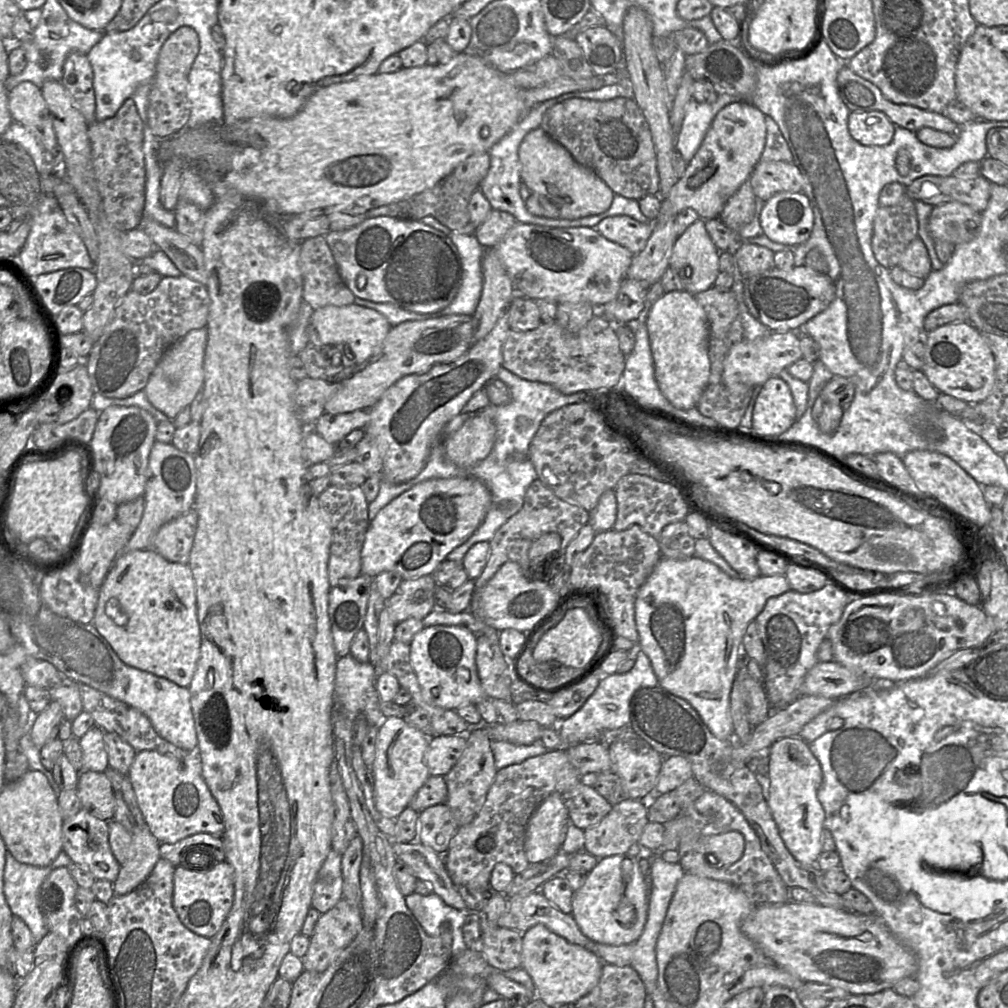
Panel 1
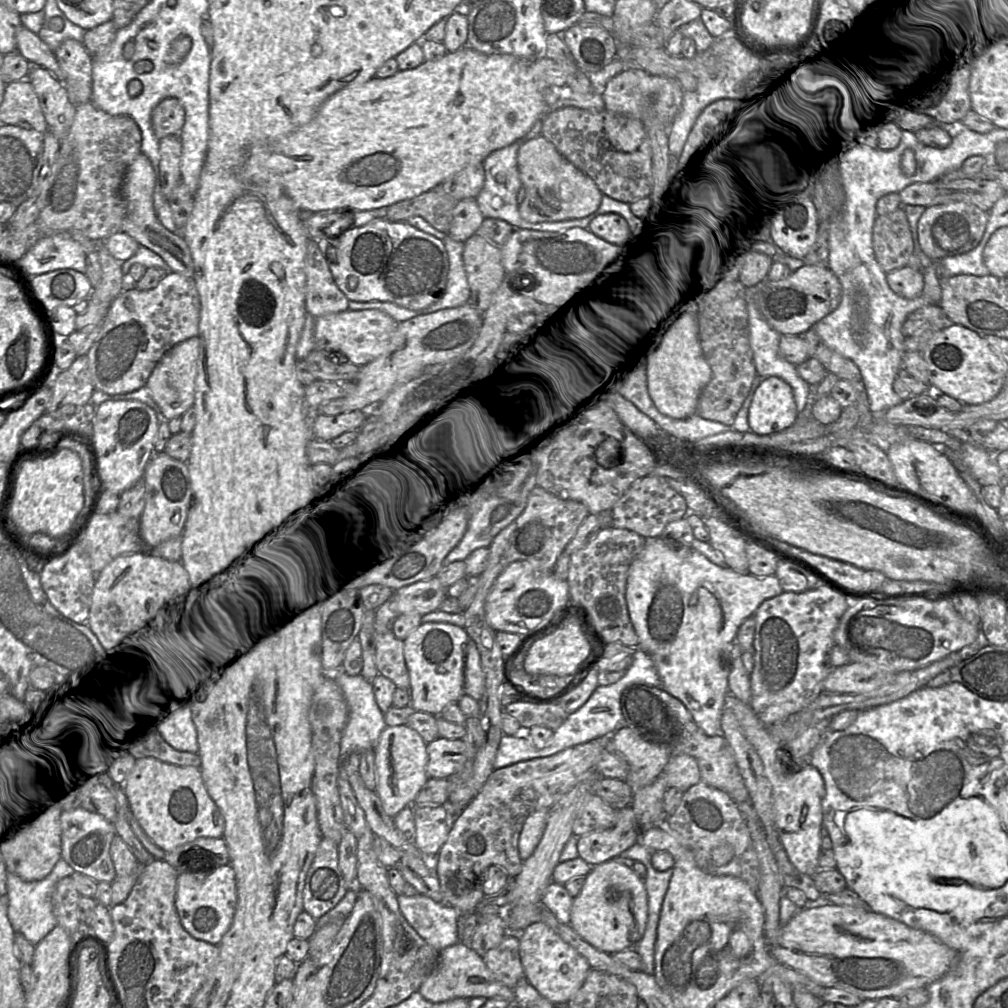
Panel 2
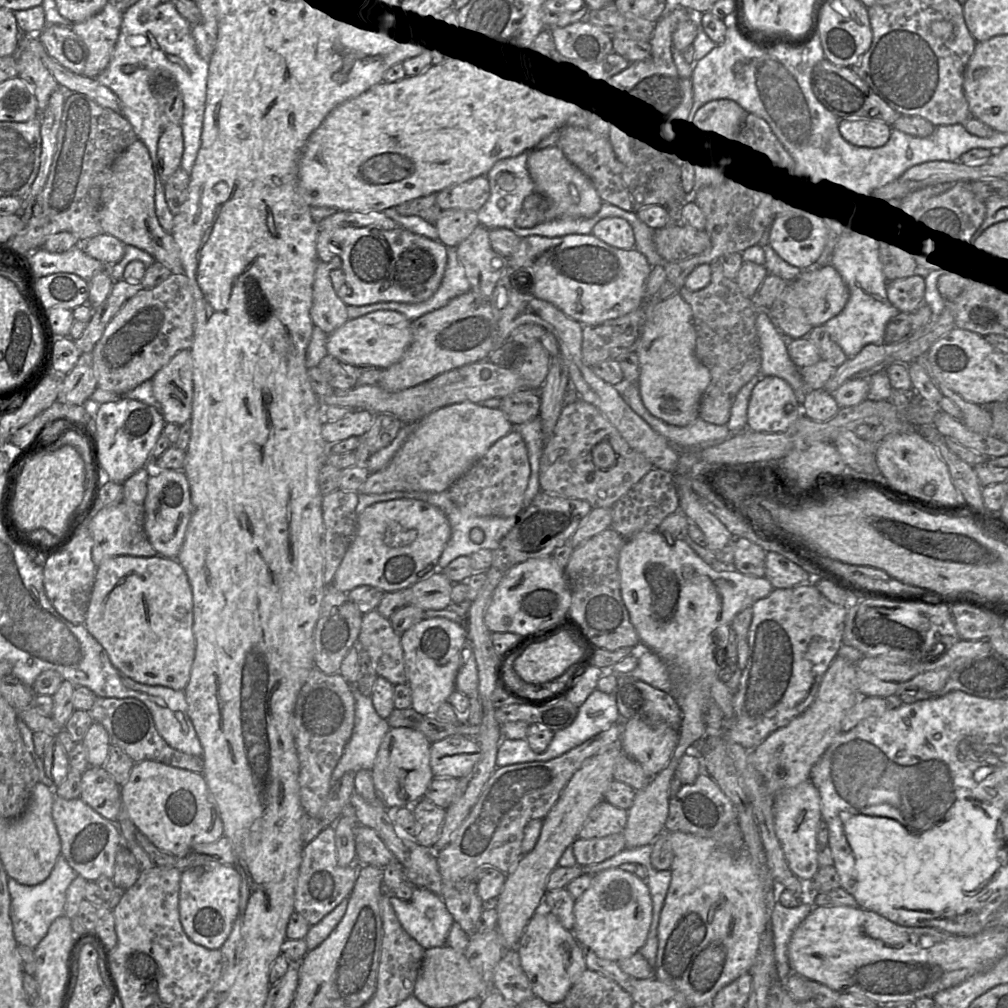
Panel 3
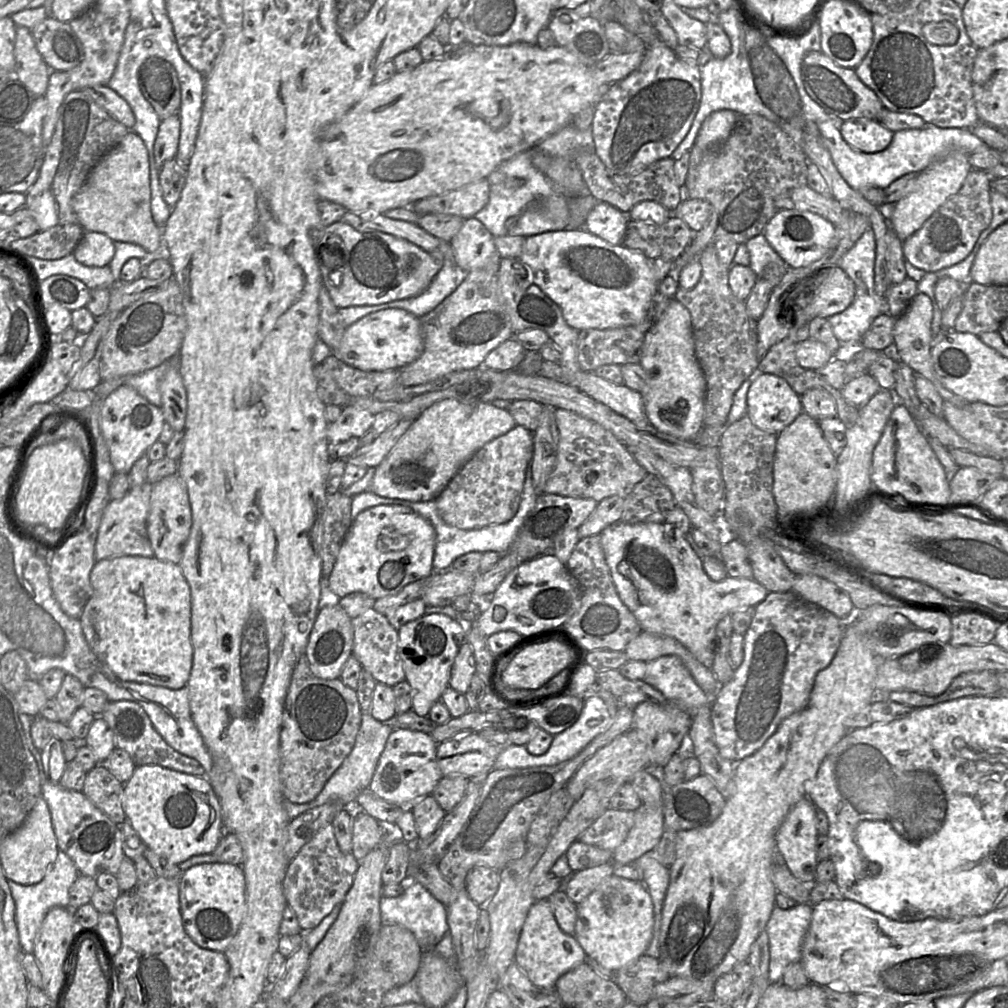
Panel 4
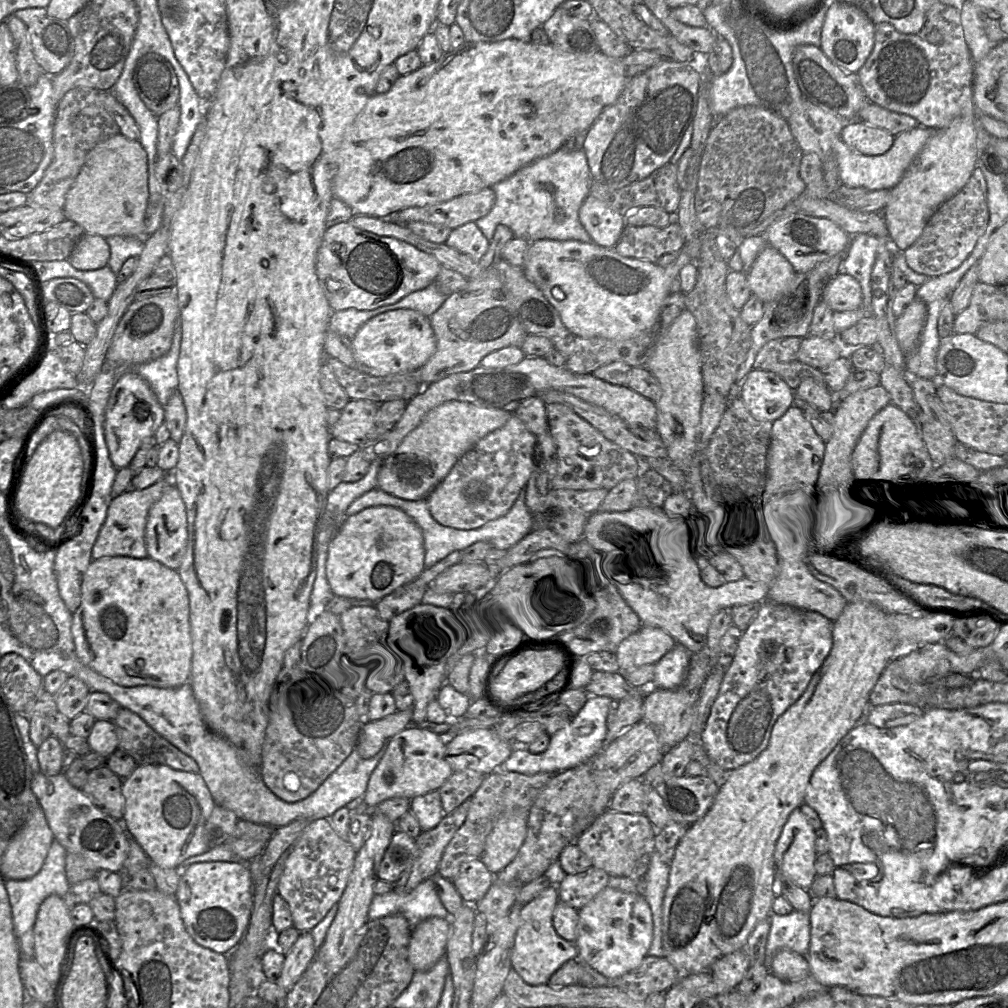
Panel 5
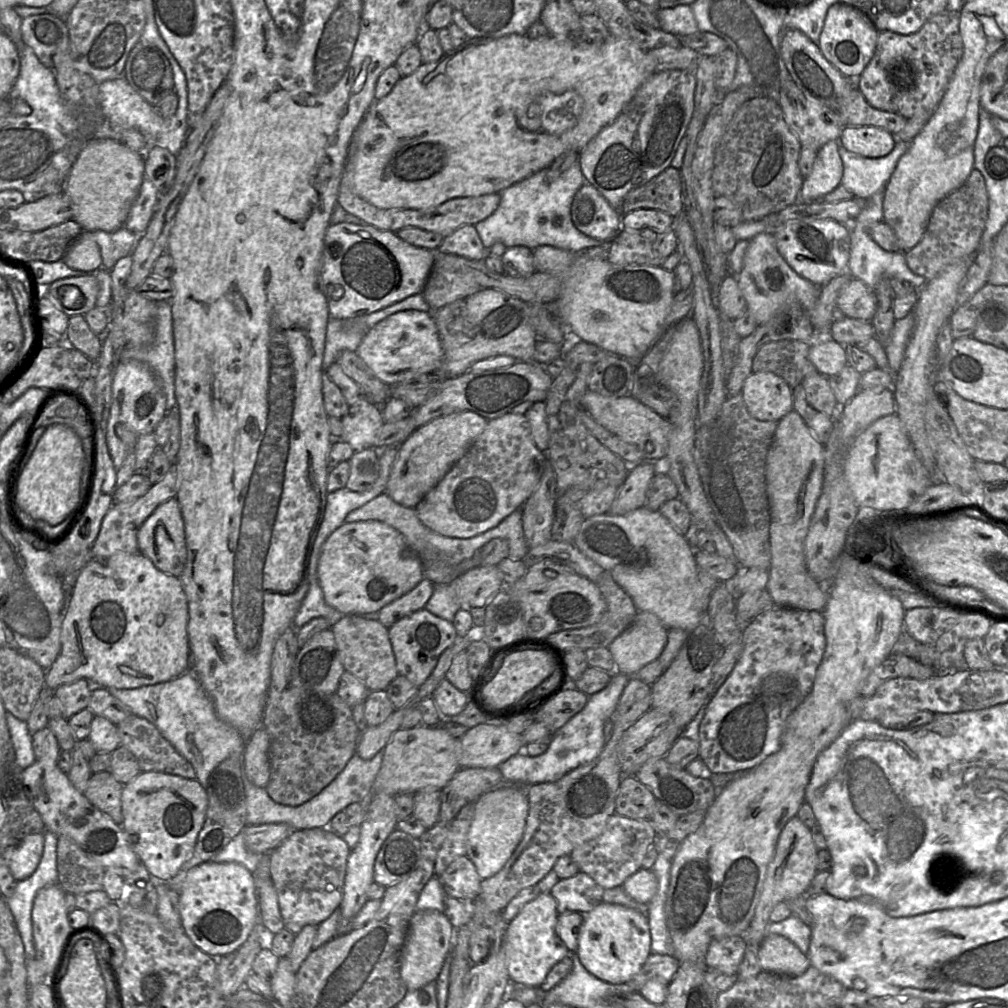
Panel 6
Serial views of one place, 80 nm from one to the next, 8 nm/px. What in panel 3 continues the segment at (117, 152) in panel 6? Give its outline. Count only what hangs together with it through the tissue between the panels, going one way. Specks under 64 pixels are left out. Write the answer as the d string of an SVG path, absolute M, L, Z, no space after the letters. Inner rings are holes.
M137 139L113 162L100 198L99 220L103 233L149 253L172 273L184 273L178 245L171 233L160 225L155 212L155 175L144 143Z

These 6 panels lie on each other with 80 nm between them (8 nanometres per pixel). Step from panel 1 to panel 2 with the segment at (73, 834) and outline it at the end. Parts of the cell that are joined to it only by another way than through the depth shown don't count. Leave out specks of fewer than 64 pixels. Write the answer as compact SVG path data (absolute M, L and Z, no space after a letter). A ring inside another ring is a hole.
M81 805L60 809L61 857L76 871L96 882L112 883L116 871L110 854L110 845L116 835L114 826L102 816Z

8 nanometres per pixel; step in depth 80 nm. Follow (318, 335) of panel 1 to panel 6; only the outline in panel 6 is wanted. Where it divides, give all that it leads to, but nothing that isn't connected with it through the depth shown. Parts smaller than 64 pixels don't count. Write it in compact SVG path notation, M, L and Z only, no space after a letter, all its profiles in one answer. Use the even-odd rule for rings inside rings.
M419 310L396 312L378 322L366 333L355 352L388 385L434 373L440 369L443 360L443 348L433 313Z

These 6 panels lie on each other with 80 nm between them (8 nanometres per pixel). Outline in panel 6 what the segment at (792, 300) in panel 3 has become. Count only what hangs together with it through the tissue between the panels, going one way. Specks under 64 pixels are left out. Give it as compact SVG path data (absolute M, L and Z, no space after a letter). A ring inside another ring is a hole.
M855 278L841 289L836 301L836 308L845 316L864 321L872 320L876 306L874 290Z

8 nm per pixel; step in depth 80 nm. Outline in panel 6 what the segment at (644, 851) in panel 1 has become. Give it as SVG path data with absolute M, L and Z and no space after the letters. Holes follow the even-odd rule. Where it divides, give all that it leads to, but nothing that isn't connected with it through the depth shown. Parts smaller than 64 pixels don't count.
M601 902L583 914L575 955L595 977L610 984L623 984L633 978L651 952L649 920L644 909Z

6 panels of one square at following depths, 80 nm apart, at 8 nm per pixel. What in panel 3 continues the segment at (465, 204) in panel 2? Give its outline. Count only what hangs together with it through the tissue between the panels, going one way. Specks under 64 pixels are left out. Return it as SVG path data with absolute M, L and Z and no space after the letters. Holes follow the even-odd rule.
M464 209L442 210L435 222L439 239L446 247L457 247L480 224L476 211Z

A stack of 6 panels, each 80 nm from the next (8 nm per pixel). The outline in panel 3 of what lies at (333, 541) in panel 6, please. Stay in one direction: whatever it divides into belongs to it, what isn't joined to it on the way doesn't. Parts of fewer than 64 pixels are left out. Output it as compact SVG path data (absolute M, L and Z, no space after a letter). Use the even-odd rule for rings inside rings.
M399 499L375 503L358 515L355 535L331 586L343 593L364 585L383 592L410 588L440 571L438 560L450 535L443 512L424 501Z

